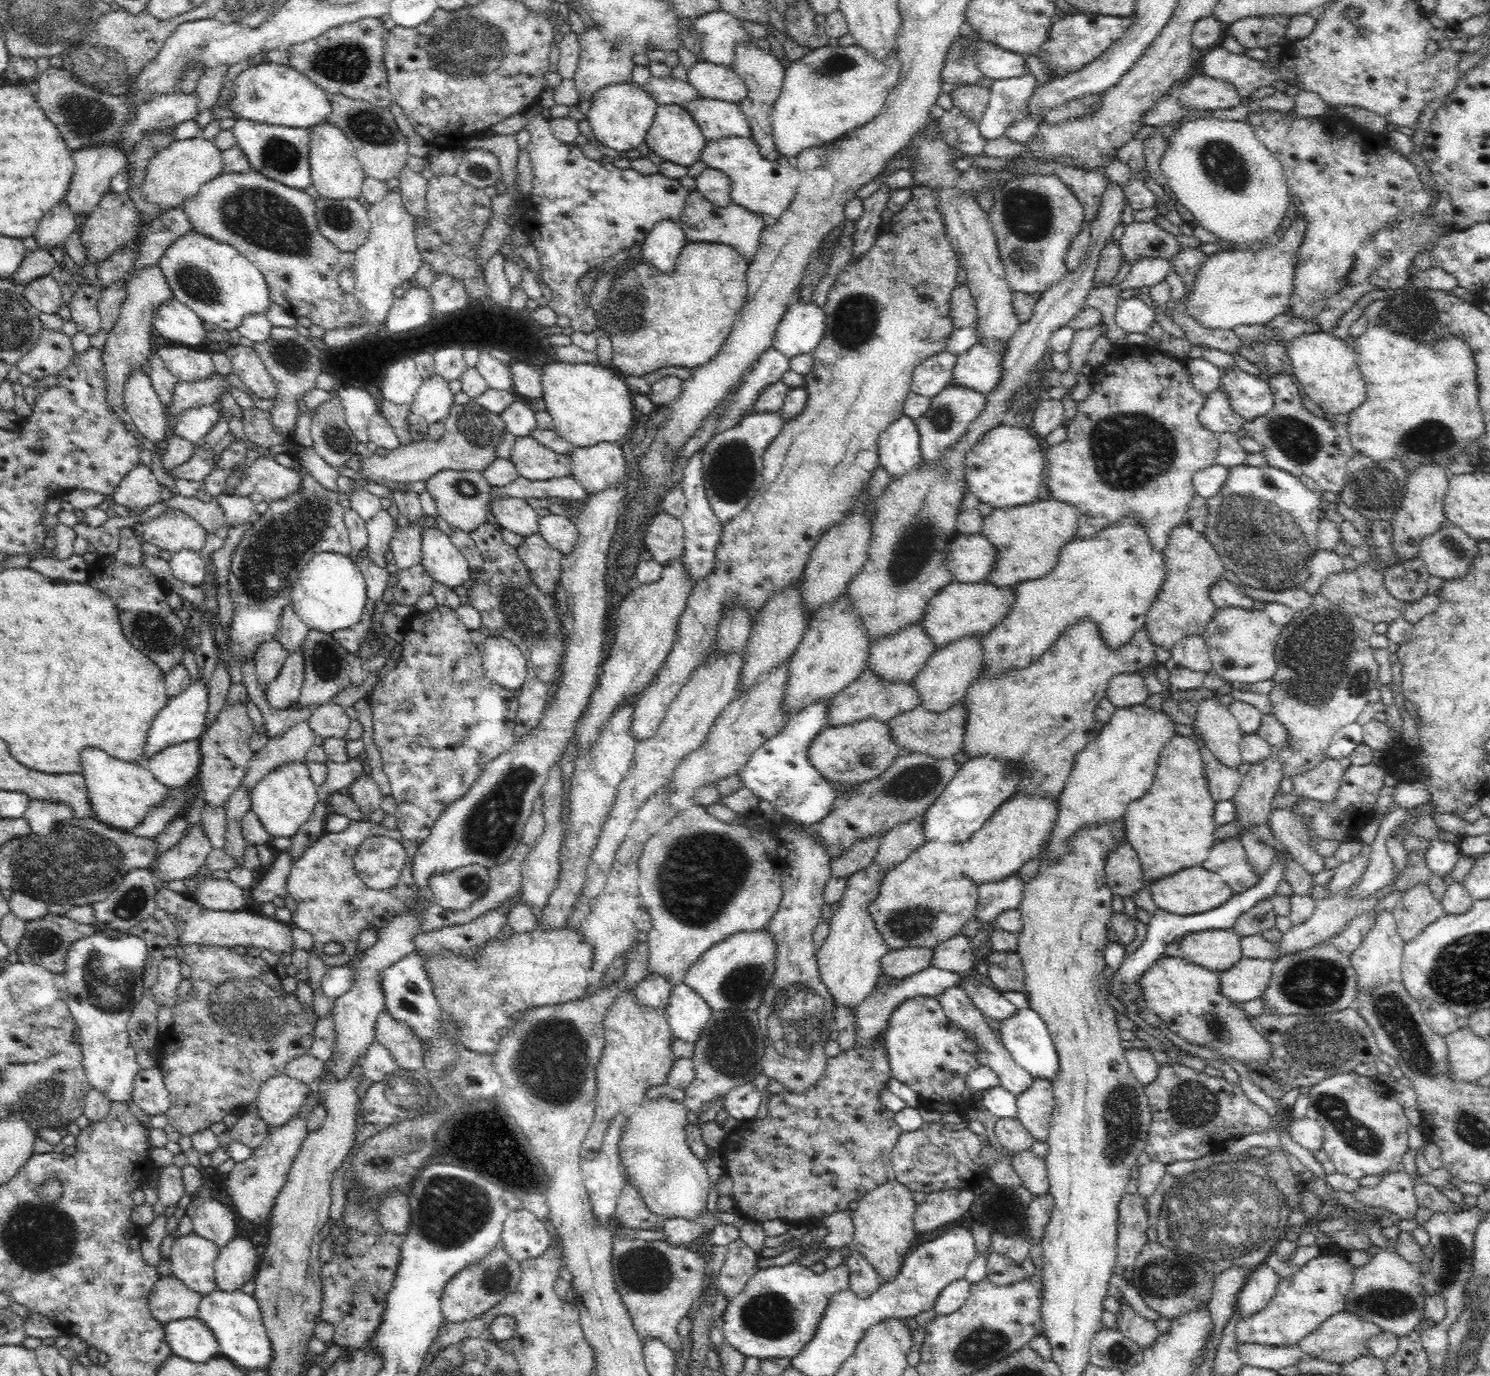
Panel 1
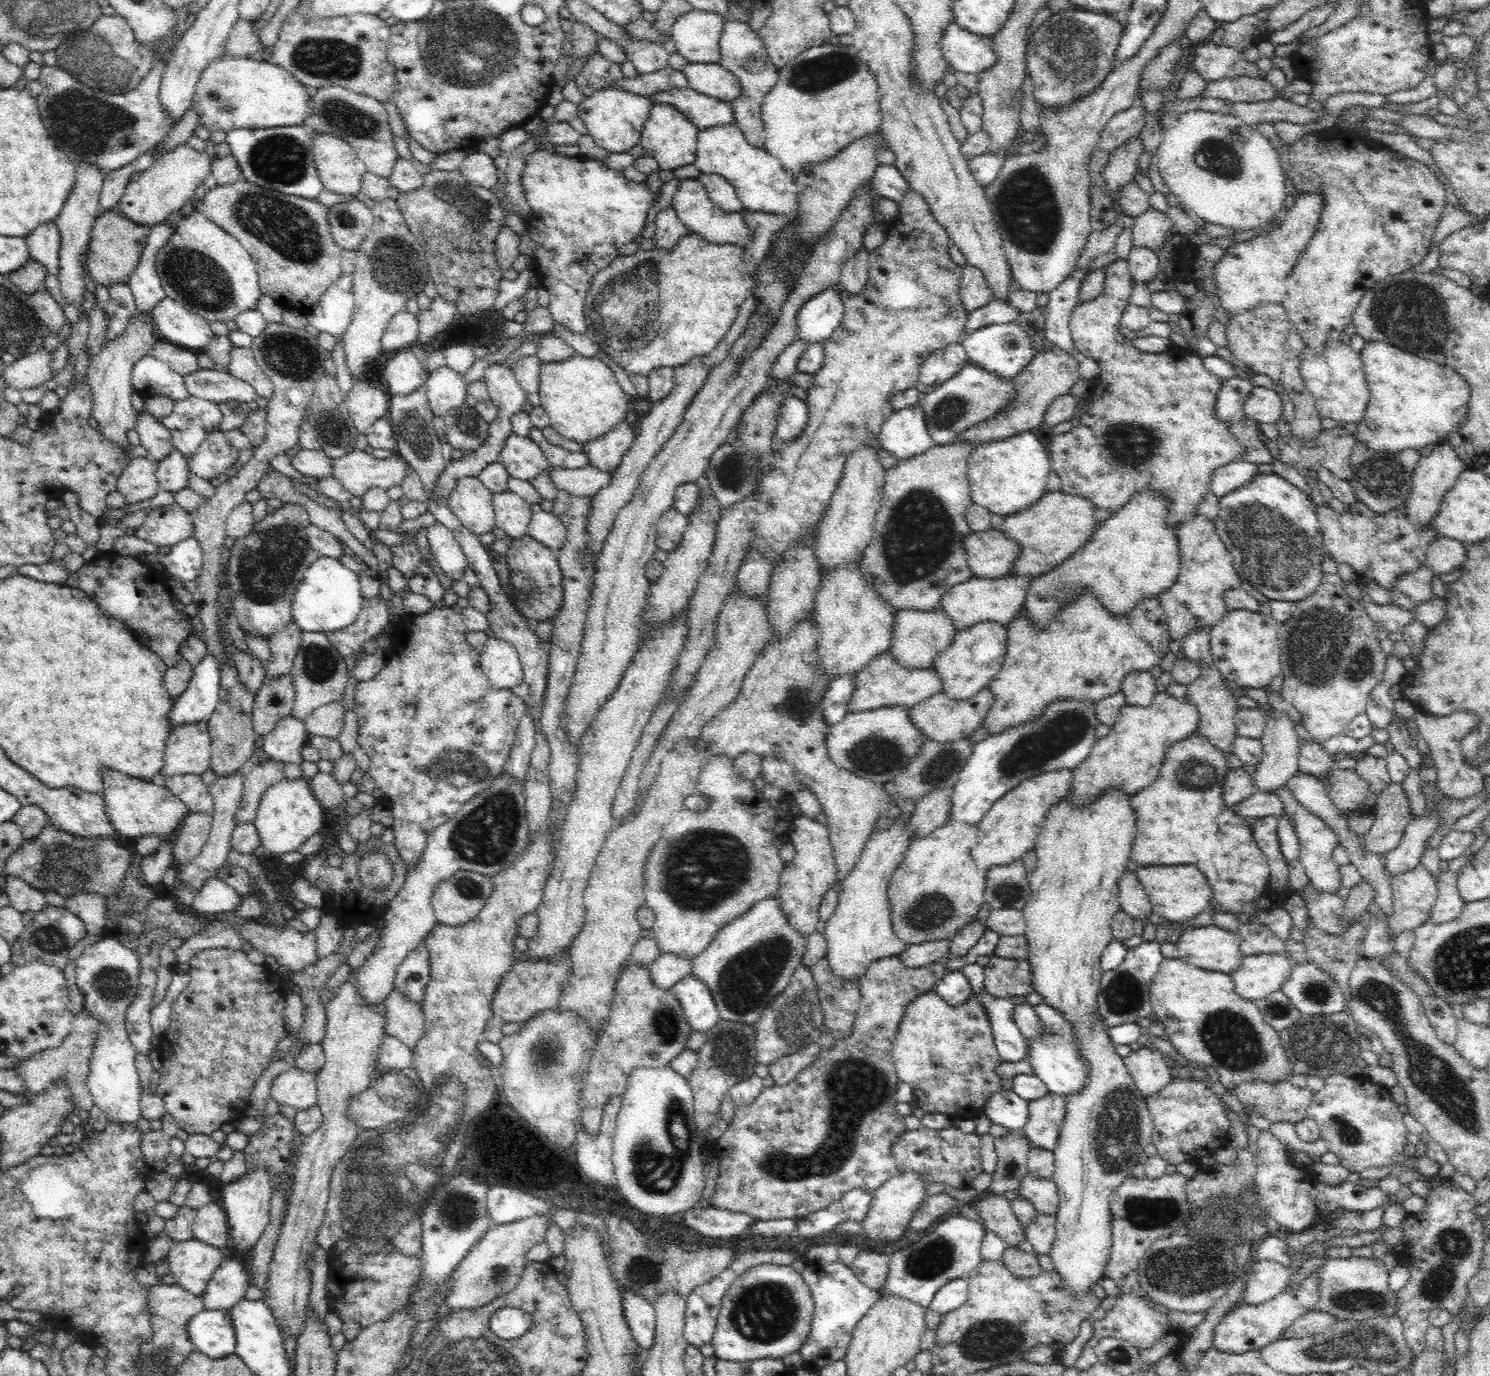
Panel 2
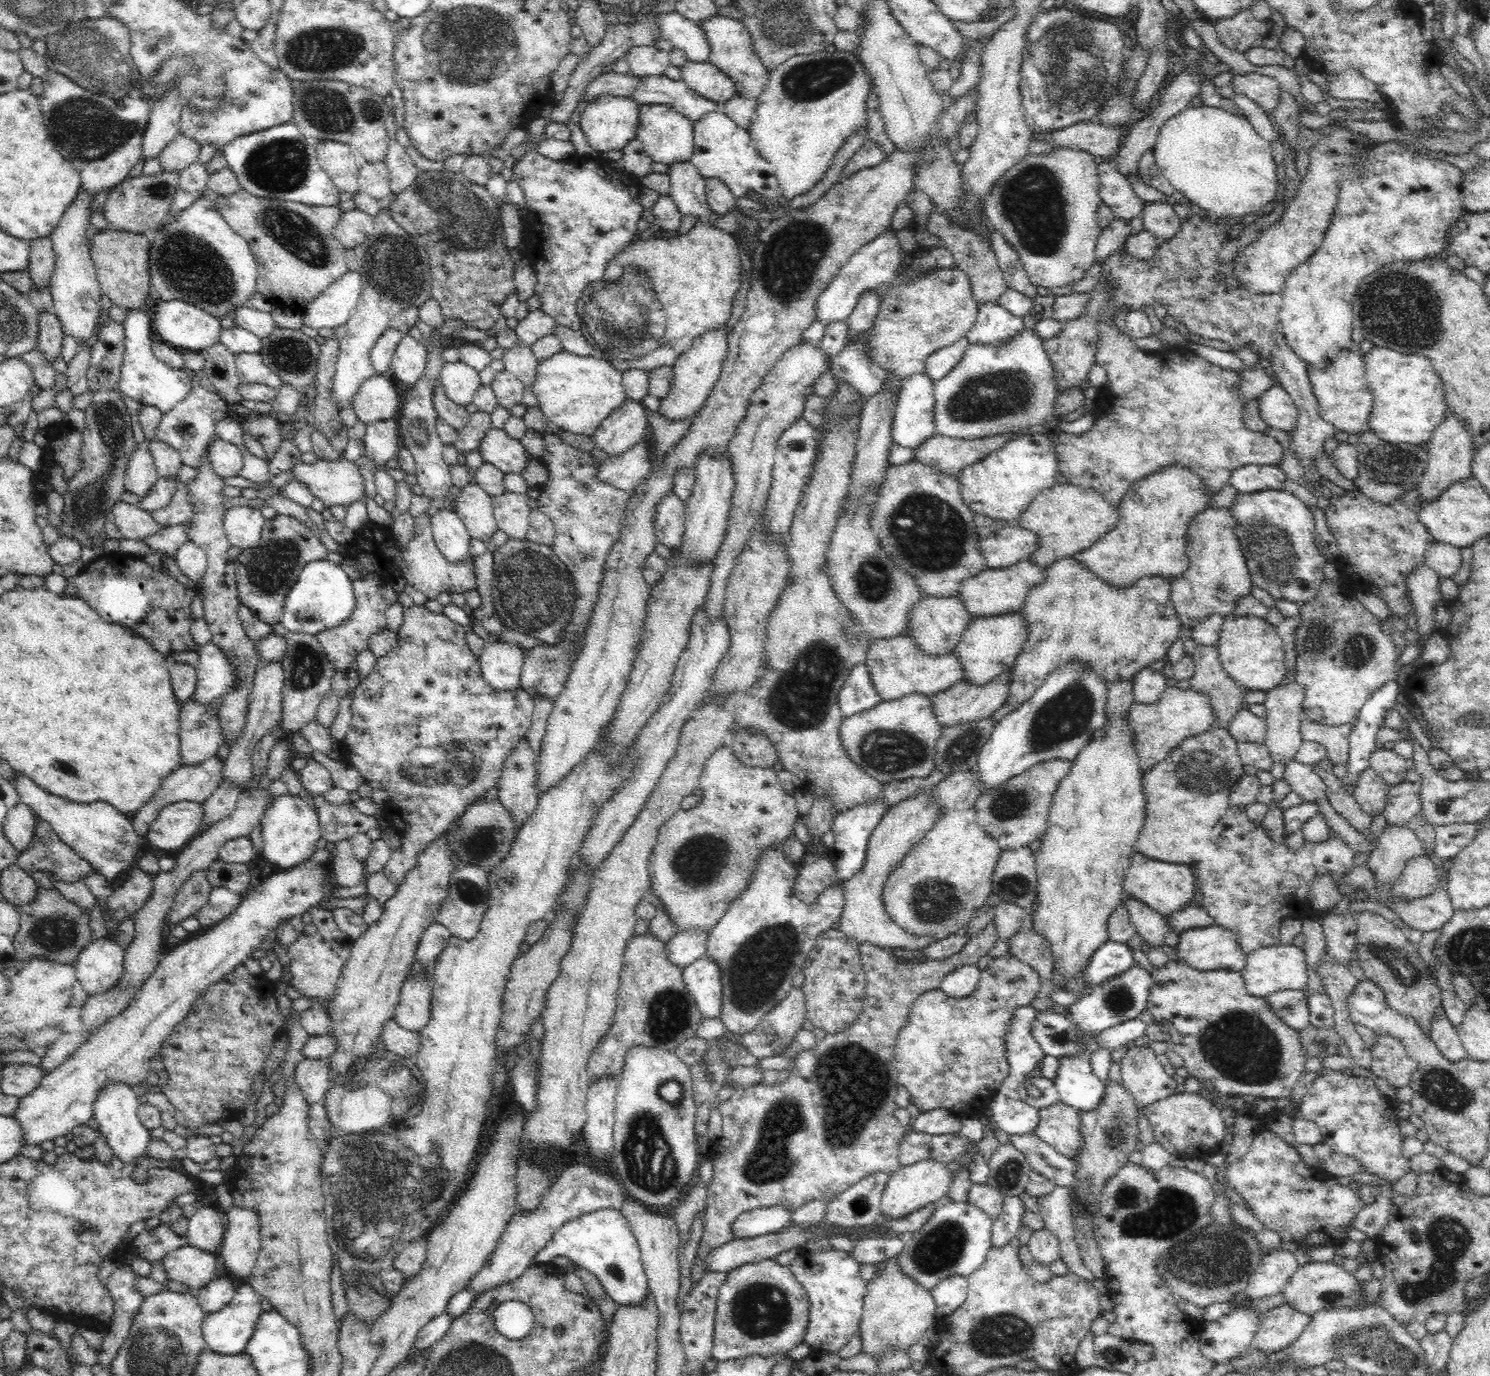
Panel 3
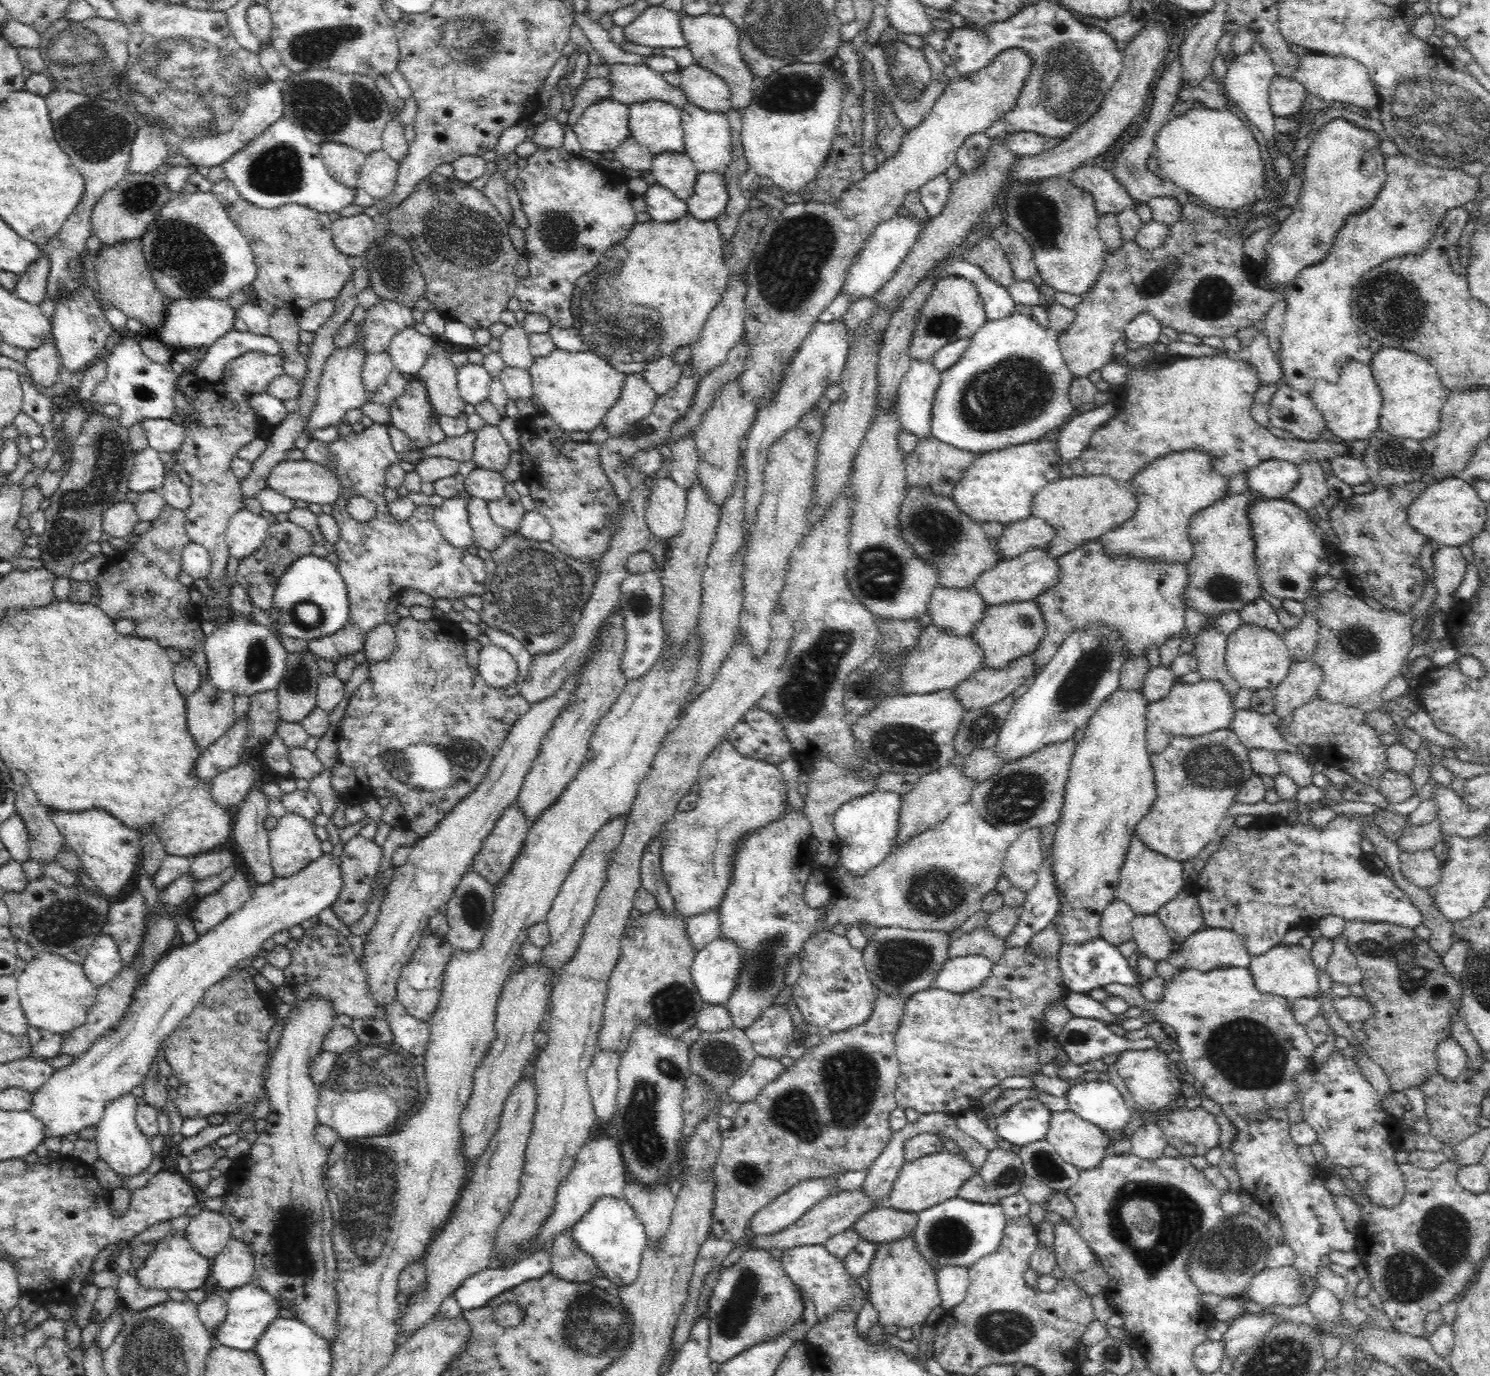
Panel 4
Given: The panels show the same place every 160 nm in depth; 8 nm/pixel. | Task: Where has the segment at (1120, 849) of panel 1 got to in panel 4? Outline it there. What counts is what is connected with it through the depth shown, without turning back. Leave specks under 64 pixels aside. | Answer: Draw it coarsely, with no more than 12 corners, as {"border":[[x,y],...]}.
{"border":[[1136,914],[1133,939],[1150,960],[1166,960],[1172,937],[1156,915]]}

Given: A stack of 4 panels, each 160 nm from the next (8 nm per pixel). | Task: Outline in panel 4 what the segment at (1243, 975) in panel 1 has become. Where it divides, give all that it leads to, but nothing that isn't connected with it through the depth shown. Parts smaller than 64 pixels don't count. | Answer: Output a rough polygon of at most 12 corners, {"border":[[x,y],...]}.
{"border":[[1276,945],[1251,955],[1260,993],[1289,1002],[1320,993],[1308,949]]}

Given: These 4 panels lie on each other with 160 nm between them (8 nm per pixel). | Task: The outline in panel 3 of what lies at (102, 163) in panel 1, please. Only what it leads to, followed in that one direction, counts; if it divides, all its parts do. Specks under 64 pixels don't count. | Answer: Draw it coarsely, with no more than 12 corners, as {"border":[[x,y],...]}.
{"border":[[80,188],[49,236],[49,287],[64,334],[86,340],[103,313]]}

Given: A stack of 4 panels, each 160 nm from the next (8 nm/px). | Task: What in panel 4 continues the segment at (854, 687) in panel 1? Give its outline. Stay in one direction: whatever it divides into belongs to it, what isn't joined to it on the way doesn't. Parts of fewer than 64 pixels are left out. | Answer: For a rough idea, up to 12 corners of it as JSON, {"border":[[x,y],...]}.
{"border":[[930,624],[898,668],[900,695],[952,691],[983,652]]}

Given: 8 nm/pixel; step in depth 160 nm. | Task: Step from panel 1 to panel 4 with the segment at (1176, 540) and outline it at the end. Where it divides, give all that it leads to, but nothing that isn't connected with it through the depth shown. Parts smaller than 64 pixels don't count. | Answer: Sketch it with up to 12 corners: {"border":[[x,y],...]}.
{"border":[[1217,500],[1190,521],[1186,608],[1213,618],[1260,596],[1247,508]]}

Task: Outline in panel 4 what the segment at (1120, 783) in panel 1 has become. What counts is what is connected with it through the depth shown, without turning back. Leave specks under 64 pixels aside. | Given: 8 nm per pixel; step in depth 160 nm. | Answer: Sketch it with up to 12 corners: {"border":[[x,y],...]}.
{"border":[[1177,681],[1148,703],[1146,749],[1229,729],[1220,681]]}

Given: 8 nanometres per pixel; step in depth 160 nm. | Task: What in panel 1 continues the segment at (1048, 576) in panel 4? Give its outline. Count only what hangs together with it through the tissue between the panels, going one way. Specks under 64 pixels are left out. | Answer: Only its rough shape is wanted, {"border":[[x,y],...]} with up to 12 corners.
{"border":[[952,581],[920,624],[935,650],[986,636],[1015,603],[1015,589]]}

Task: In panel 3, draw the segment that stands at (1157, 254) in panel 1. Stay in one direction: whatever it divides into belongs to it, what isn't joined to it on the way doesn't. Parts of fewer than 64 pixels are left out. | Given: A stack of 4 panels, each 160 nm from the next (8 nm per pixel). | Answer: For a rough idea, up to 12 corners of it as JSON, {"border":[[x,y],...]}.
{"border":[[1147,203],[1144,232],[1157,242],[1172,240],[1181,221],[1170,205]]}

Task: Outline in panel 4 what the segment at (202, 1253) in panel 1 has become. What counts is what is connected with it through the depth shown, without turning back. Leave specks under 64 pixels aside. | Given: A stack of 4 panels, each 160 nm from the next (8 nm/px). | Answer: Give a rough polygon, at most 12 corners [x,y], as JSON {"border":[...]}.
{"border":[[167,1236],[134,1275],[146,1288],[195,1291],[211,1261]]}

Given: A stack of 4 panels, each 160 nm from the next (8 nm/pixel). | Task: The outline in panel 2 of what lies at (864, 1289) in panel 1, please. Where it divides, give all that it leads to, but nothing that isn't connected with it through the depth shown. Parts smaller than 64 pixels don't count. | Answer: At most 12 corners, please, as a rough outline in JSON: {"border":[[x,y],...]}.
{"border":[[859,1251],[851,1272],[870,1290],[884,1286],[891,1255]]}

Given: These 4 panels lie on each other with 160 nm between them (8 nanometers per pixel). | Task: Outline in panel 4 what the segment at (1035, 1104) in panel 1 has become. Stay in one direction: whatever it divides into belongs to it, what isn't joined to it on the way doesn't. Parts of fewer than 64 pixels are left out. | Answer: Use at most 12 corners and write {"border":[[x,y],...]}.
{"border":[[1069,1108],[1050,1112],[1044,1139],[1081,1171],[1107,1154],[1101,1128]]}

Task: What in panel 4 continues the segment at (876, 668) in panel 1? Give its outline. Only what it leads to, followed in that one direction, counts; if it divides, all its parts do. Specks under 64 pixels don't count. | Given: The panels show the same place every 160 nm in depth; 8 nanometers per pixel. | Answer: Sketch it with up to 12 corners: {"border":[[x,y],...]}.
{"border":[[937,584],[926,613],[936,628],[968,637],[982,620],[976,589]]}

